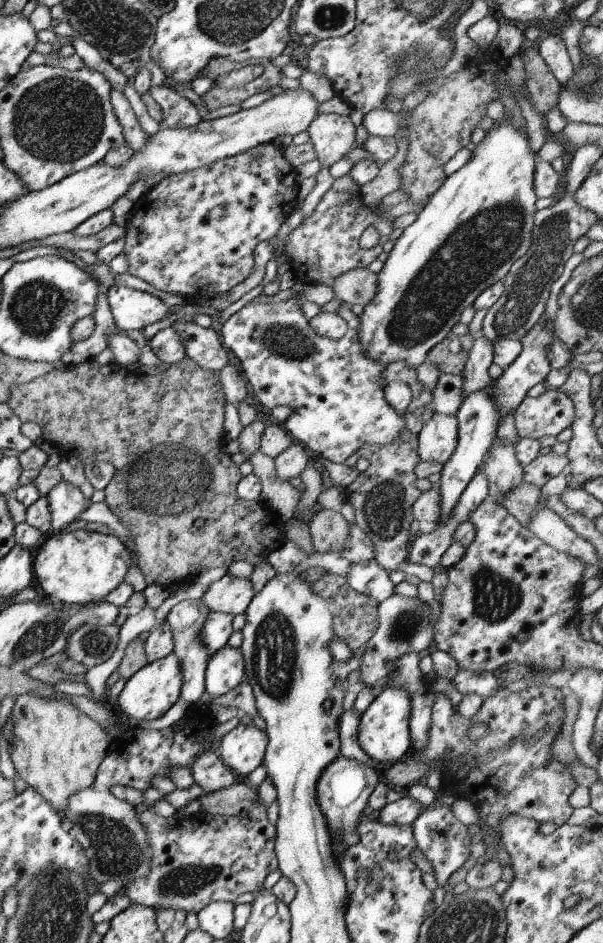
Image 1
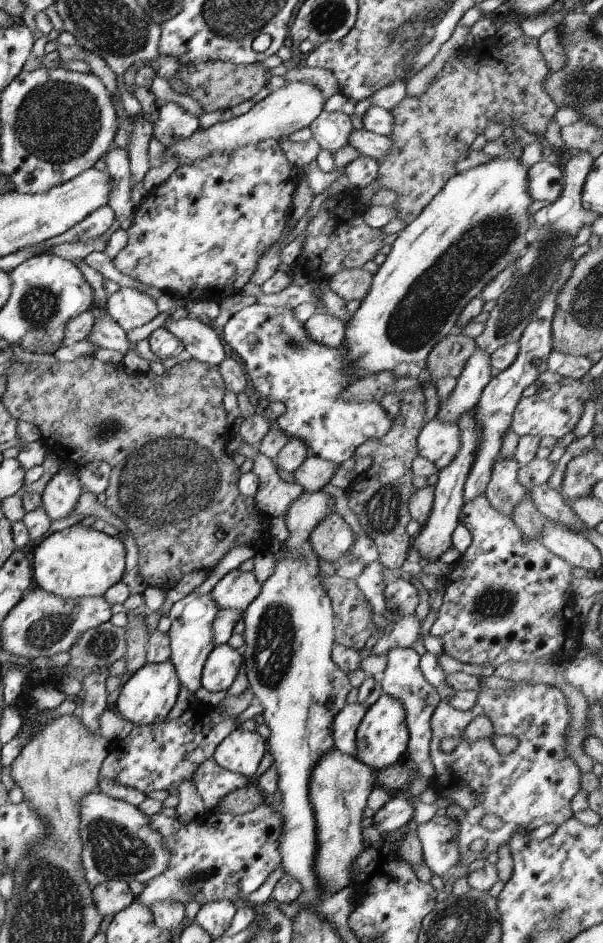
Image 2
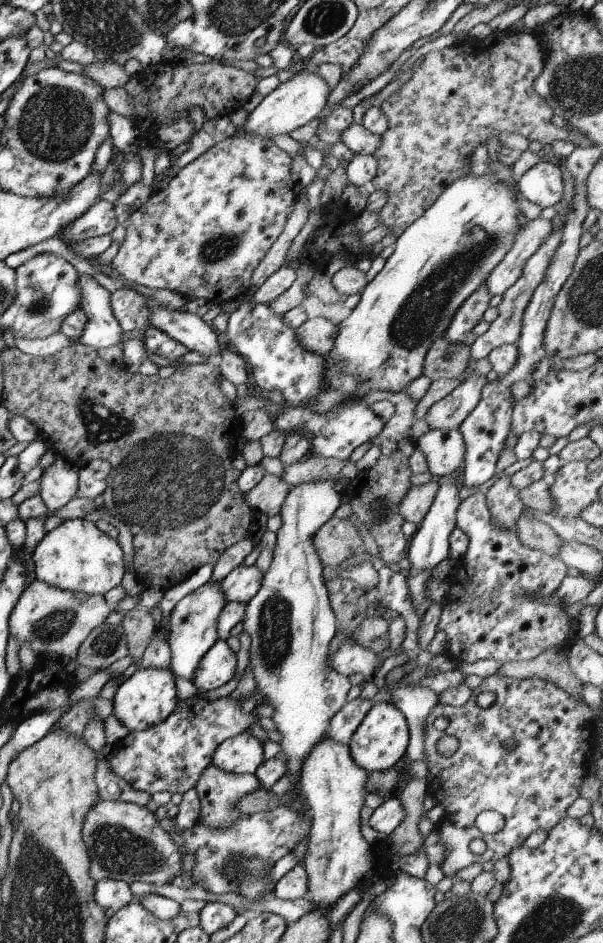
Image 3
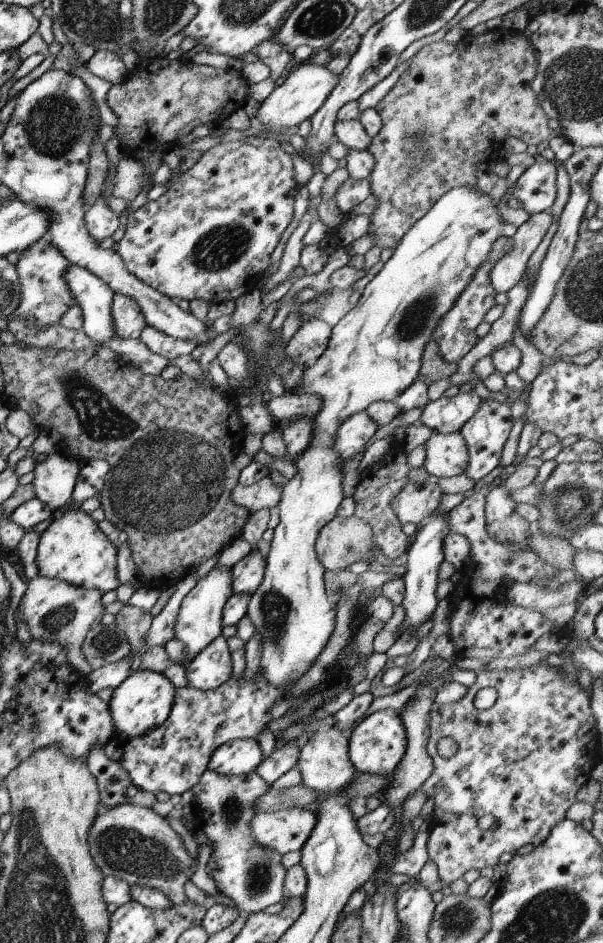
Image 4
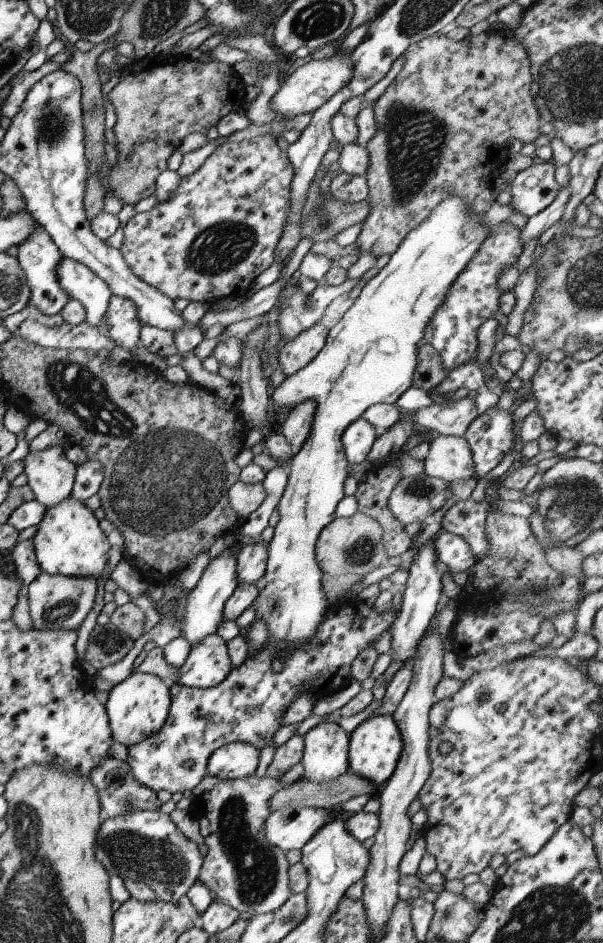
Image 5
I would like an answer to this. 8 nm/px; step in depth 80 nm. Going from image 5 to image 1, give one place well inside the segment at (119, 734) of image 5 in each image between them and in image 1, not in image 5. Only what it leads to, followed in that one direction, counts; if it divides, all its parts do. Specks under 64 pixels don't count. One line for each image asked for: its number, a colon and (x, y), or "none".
1: (146, 695)
2: (146, 698)
3: (147, 697)
4: (141, 702)

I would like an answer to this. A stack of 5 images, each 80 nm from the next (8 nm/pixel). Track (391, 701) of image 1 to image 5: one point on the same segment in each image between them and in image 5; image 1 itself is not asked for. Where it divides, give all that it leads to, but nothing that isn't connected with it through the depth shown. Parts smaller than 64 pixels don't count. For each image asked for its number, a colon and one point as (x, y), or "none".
2: (380, 739)
3: (379, 742)
4: (376, 745)
5: (374, 745)

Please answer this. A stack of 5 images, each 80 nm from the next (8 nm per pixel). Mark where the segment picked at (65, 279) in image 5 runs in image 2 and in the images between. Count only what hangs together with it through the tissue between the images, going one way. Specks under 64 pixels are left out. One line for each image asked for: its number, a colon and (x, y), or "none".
2: (104, 333)
3: (102, 330)
4: (94, 297)

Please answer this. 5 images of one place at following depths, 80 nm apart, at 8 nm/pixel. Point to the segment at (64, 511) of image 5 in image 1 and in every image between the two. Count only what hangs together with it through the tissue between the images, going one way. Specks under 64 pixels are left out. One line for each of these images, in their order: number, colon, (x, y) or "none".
1: (79, 566)
2: (76, 561)
3: (75, 556)
4: (72, 548)

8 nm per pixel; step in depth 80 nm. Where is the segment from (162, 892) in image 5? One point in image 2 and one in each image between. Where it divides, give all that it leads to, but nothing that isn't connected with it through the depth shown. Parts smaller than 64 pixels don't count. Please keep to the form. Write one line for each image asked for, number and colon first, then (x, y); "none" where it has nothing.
2: (118, 843)
3: (125, 842)
4: (133, 843)

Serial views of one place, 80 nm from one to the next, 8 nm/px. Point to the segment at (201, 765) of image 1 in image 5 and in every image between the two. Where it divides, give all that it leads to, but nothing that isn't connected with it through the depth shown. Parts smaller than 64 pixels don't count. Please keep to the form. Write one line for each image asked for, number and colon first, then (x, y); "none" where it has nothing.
2: (212, 783)
3: (218, 792)
4: (251, 875)
5: (241, 867)

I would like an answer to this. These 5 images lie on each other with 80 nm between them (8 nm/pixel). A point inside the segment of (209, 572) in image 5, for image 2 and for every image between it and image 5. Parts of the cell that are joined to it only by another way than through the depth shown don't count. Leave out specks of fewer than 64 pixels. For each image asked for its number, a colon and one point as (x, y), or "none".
2: (191, 640)
3: (192, 630)
4: (198, 621)

